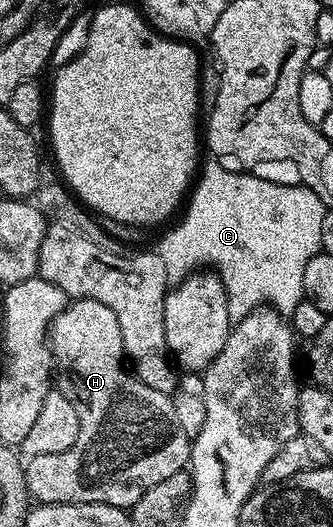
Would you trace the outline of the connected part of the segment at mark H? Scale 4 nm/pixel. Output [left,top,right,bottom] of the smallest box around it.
[26,300,192,510]

